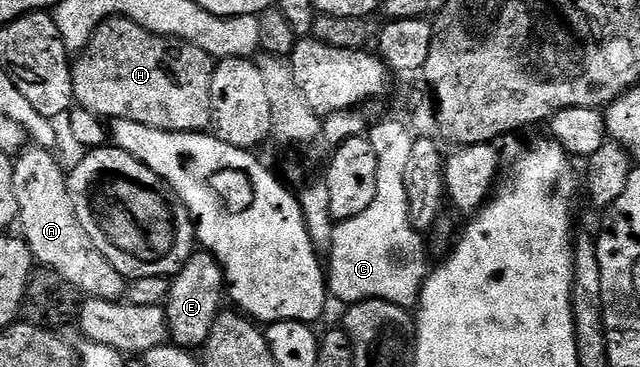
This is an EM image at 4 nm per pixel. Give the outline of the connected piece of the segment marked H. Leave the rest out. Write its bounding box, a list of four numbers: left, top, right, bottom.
[71,18,216,134]

